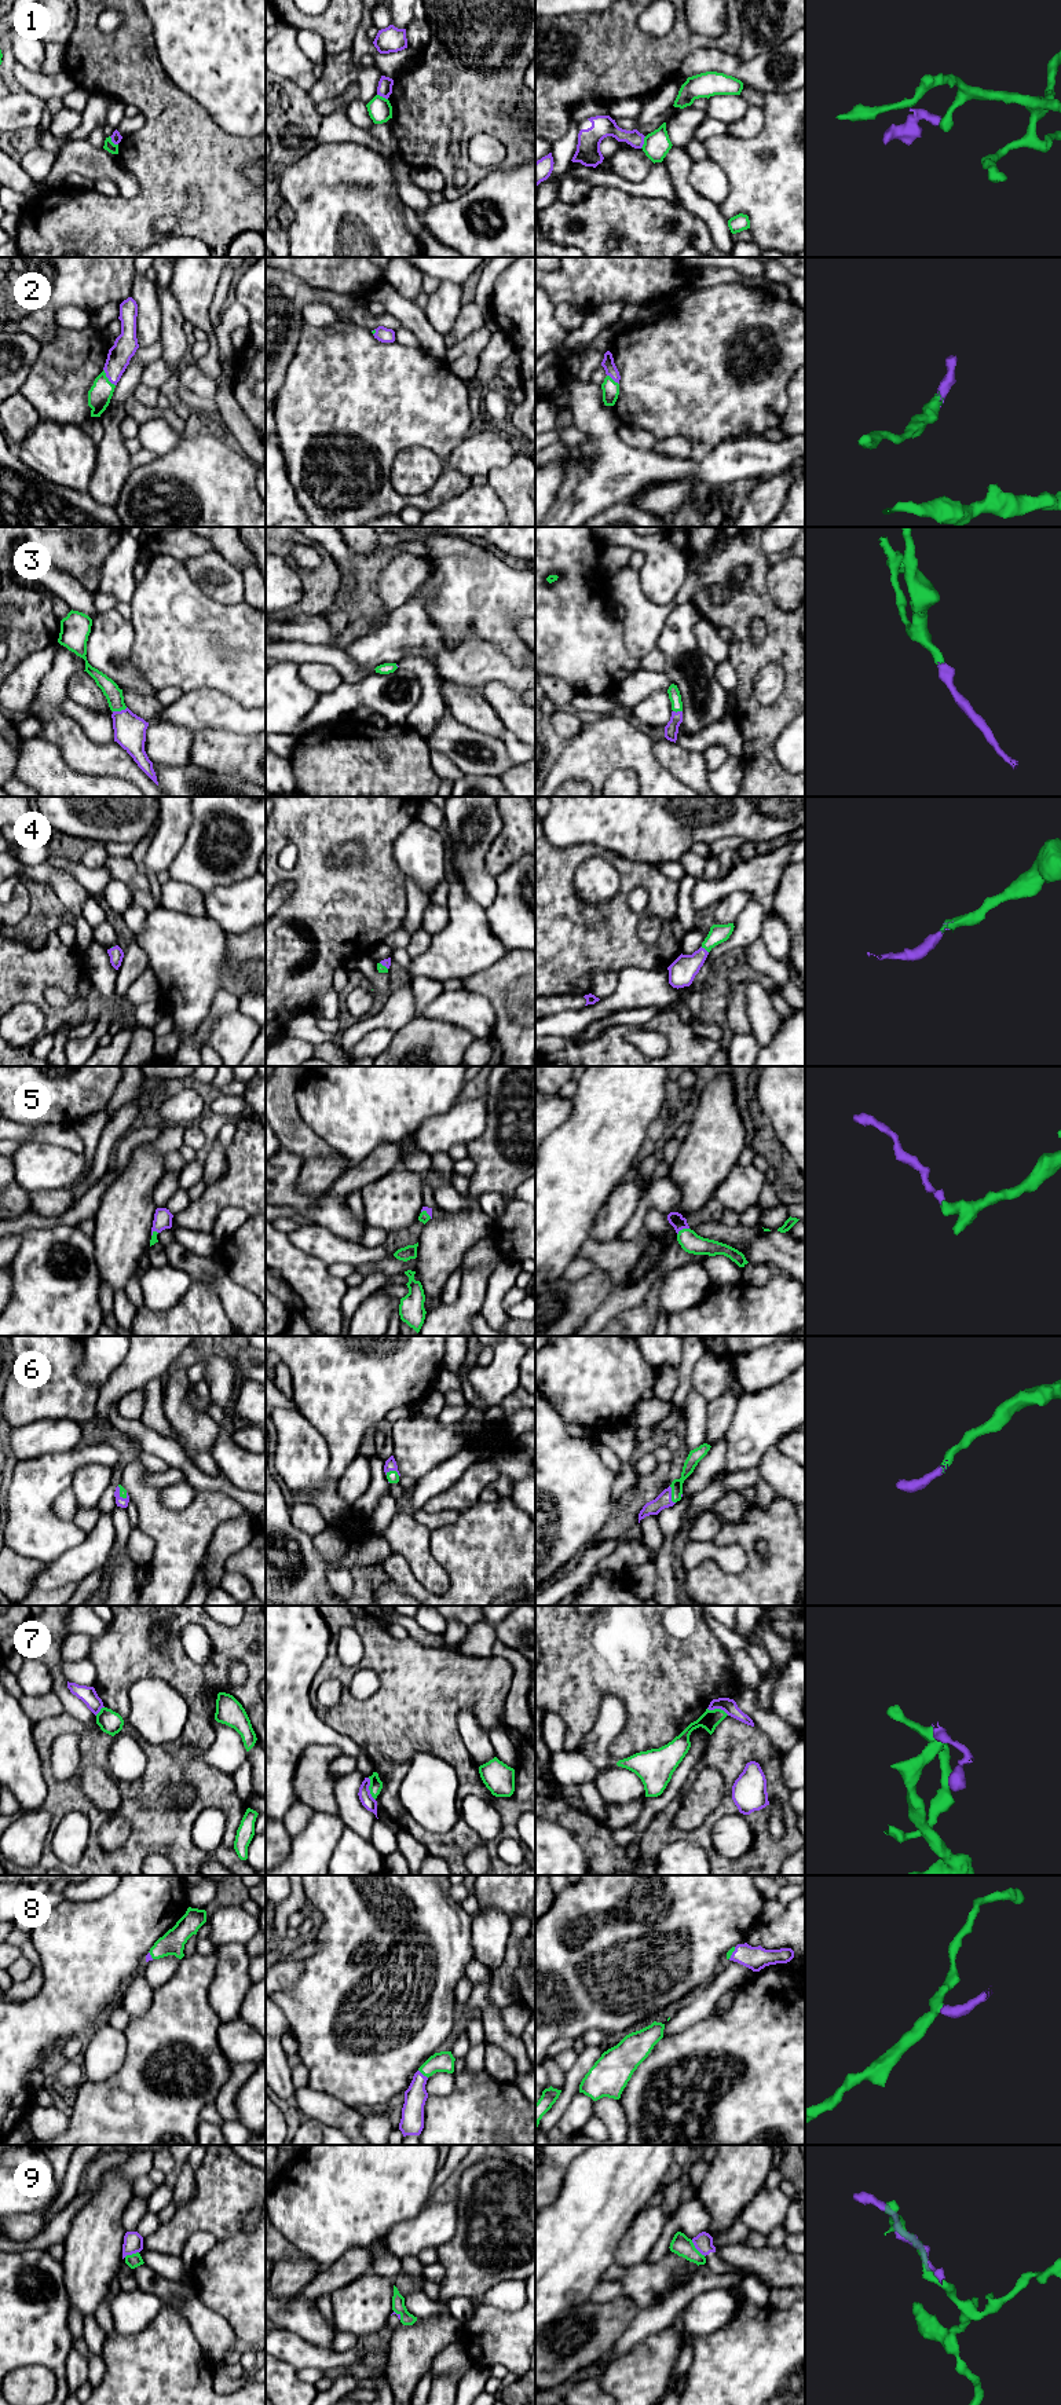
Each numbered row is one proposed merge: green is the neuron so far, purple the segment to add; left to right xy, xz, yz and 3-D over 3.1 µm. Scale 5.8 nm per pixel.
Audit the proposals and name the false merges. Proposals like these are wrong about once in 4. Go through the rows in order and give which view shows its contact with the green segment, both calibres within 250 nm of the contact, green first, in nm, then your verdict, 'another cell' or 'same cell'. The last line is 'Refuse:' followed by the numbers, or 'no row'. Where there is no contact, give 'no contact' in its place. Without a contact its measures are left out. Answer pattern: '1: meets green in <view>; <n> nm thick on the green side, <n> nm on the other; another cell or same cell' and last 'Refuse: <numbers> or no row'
1: meets green in yz; 160 nm thick on the green side, 120 nm on the other; another cell
2: meets green in xy; 140 nm thick on the green side, 140 nm on the other; same cell
3: meets green in xy; 100 nm thick on the green side, 190 nm on the other; same cell
4: meets green in yz; 110 nm thick on the green side, 160 nm on the other; same cell
5: meets green in yz; 120 nm thick on the green side, 90 nm on the other; same cell
6: meets green in yz; 70 nm thick on the green side, 90 nm on the other; same cell
7: meets green in xz; 80 nm thick on the green side, 80 nm on the other; another cell
8: meets green in xz; 120 nm thick on the green side, 130 nm on the other; same cell
9: meets green in yz; 120 nm thick on the green side, 110 nm on the other; another cell
Refuse: 1, 7, 9

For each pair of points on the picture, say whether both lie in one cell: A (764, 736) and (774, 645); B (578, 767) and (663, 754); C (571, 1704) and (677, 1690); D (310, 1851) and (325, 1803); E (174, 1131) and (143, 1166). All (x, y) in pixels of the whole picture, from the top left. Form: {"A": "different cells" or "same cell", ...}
{"A": "same cell", "B": "different cells", "C": "same cell", "D": "different cells", "E": "different cells"}

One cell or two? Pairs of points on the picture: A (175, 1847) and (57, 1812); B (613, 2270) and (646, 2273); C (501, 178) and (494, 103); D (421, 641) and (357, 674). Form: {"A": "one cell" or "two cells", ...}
{"A": "one cell", "B": "one cell", "C": "two cells", "D": "two cells"}

